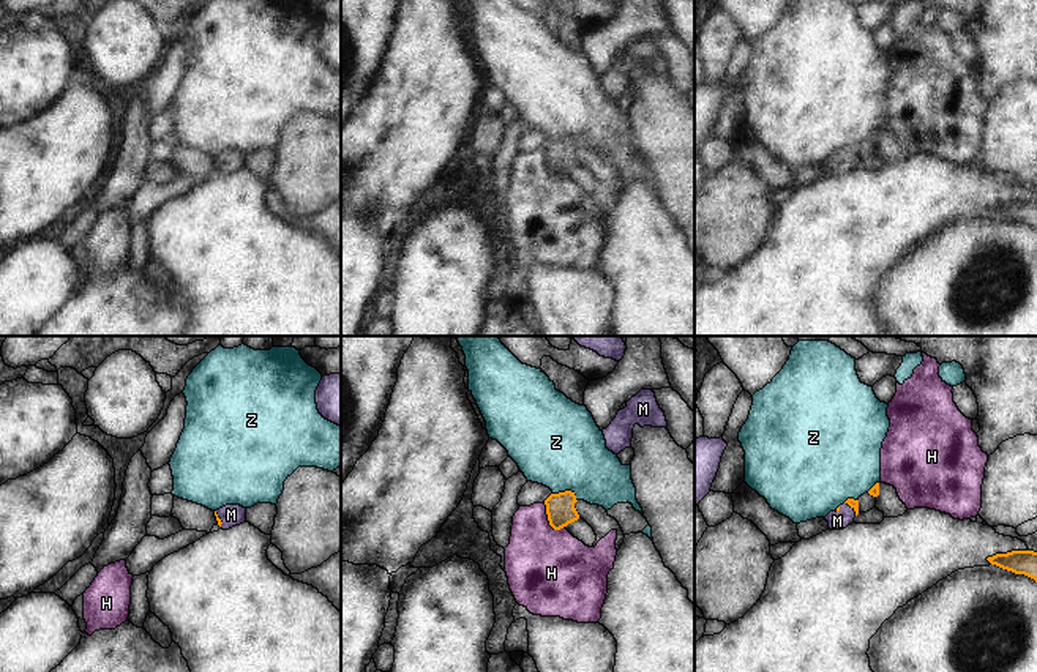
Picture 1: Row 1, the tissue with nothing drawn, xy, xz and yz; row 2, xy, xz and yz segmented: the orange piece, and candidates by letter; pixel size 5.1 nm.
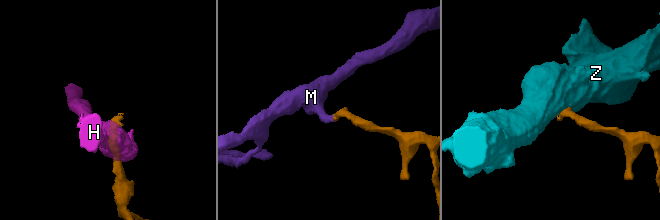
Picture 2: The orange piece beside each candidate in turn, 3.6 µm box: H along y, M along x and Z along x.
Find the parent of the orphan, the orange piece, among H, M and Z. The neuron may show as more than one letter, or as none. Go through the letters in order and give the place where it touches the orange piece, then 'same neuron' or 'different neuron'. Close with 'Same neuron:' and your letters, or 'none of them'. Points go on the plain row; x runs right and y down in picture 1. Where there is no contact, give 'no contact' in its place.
H: xz (548, 166) | different neuron
M: yz (851, 153) | same neuron
Z: xz (567, 138) | different neuron
Same neuron: M

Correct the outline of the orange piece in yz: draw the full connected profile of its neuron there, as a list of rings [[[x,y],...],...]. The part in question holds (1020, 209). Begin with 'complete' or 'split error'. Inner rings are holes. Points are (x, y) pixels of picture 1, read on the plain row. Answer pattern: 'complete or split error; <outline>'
complete; [[[1012,197],[1007,200],[996,200],[986,207],[991,211],[1015,221],[1024,221],[1037,229],[1037,199],[1034,197]]]

